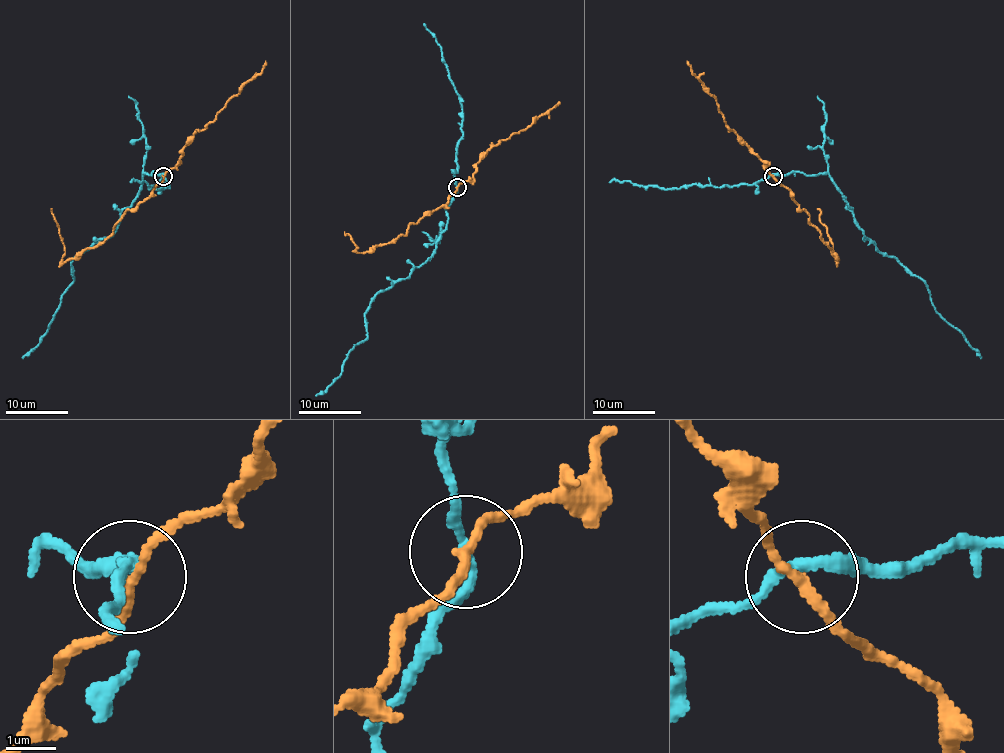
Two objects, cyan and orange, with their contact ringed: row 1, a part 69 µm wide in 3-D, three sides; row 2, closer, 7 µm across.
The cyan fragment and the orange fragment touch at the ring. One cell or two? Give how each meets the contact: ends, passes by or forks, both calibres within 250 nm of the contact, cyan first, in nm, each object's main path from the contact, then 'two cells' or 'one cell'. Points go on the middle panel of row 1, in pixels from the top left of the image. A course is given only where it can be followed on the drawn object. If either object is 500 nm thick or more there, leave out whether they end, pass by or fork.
cyan passes by; orange passes by; 200 nm thick on the cyan side, 190 nm on the other; cyan runs (457, 187), (447, 227), (429, 258), (374, 297), (365, 314), (366, 338), (315, 395); orange runs (457, 187), (446, 204), (425, 213), (410, 224), (405, 235), (387, 244), (359, 252), (345, 232); two cells

